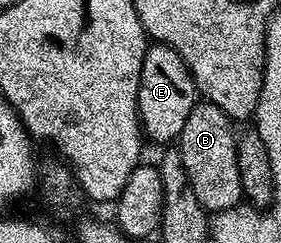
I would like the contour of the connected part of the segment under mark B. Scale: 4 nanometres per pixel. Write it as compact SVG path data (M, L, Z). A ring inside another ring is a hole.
M199 102L191 114L187 114L187 123L179 137L179 151L191 190L195 190L195 198L199 198L201 207L209 214L236 208L243 200L237 165L237 136L233 128L234 121L223 114L219 106Z

